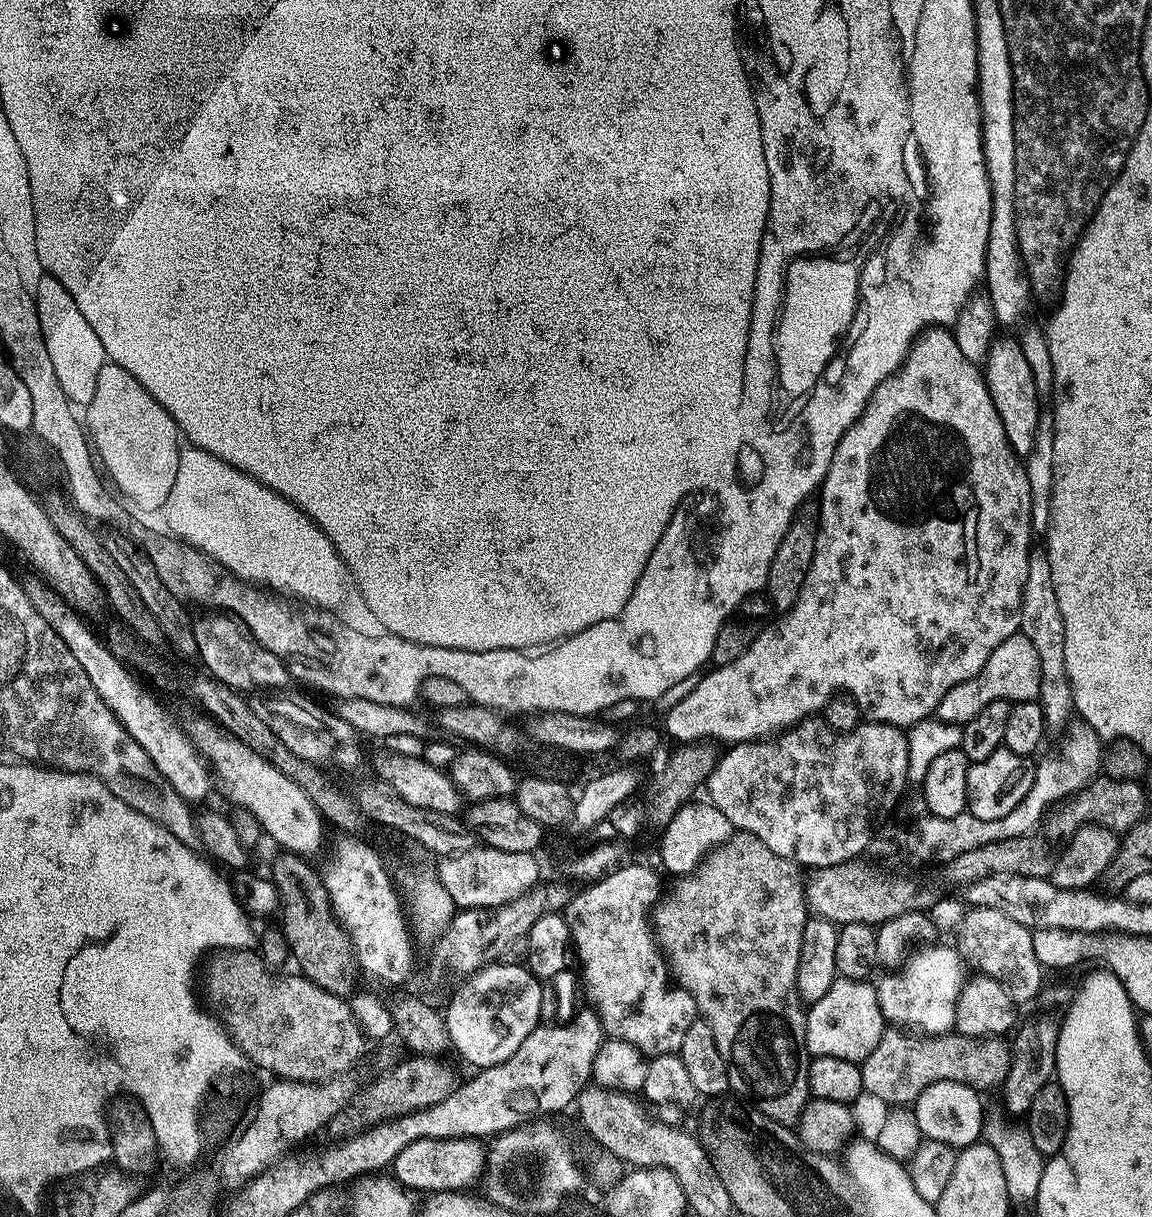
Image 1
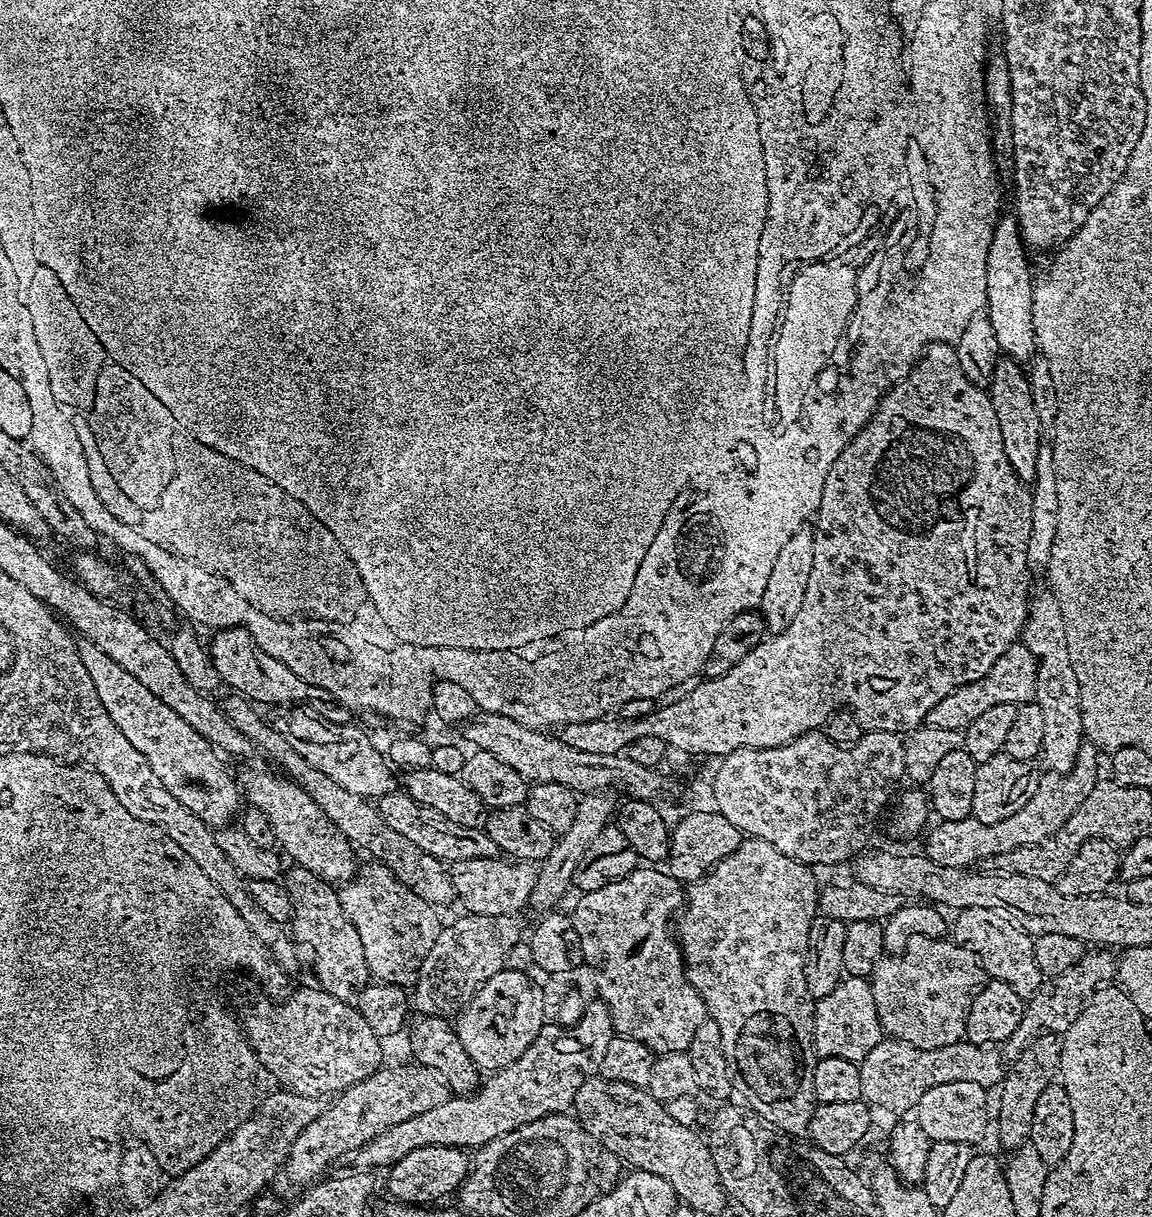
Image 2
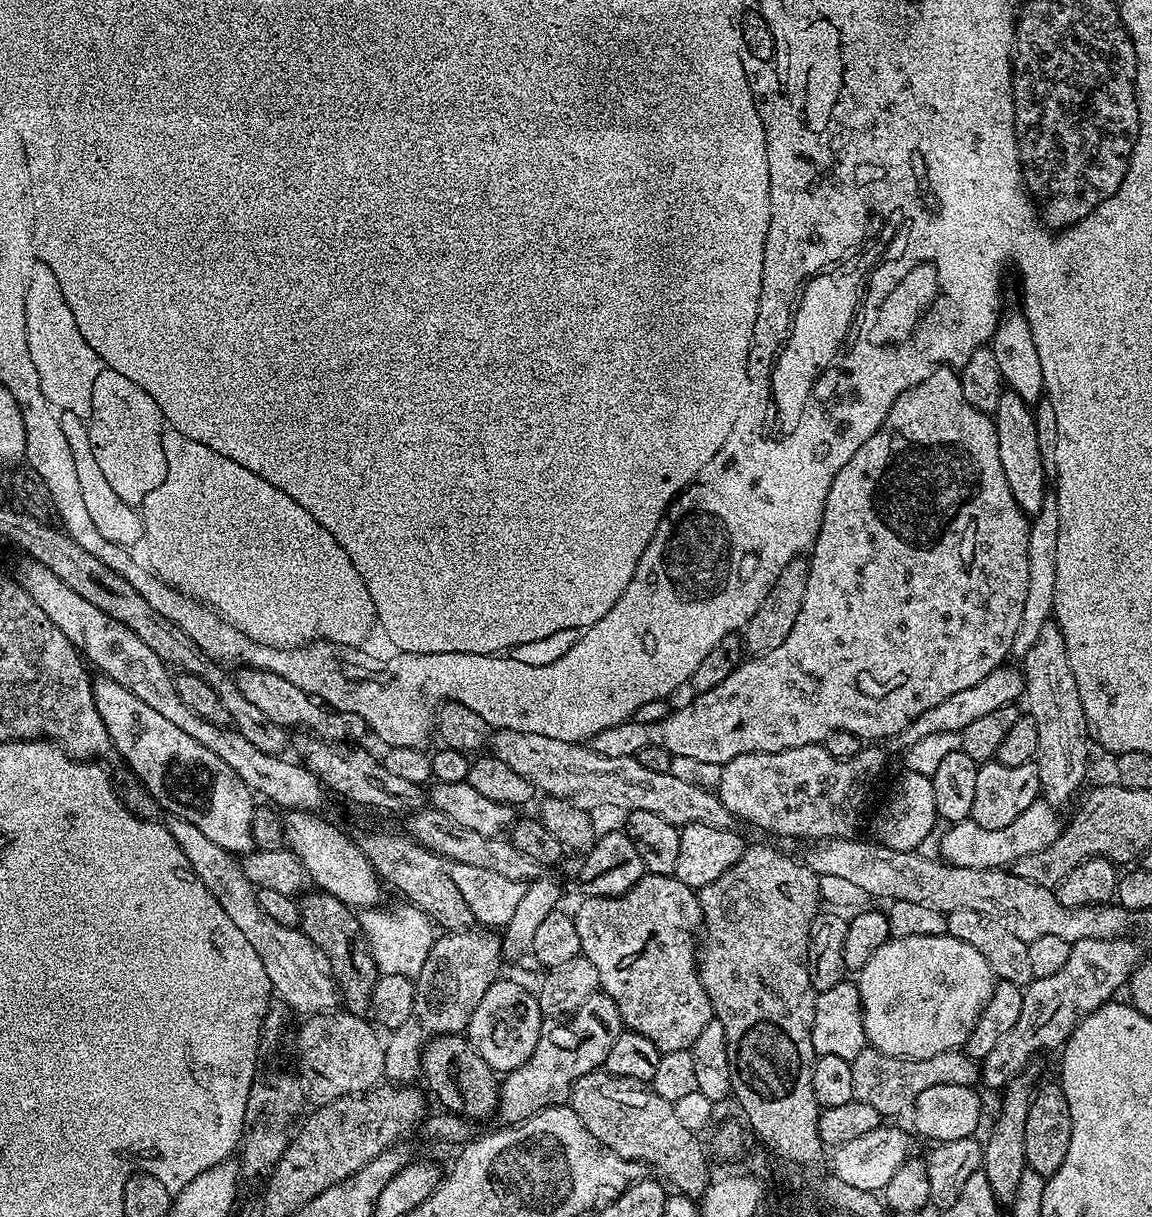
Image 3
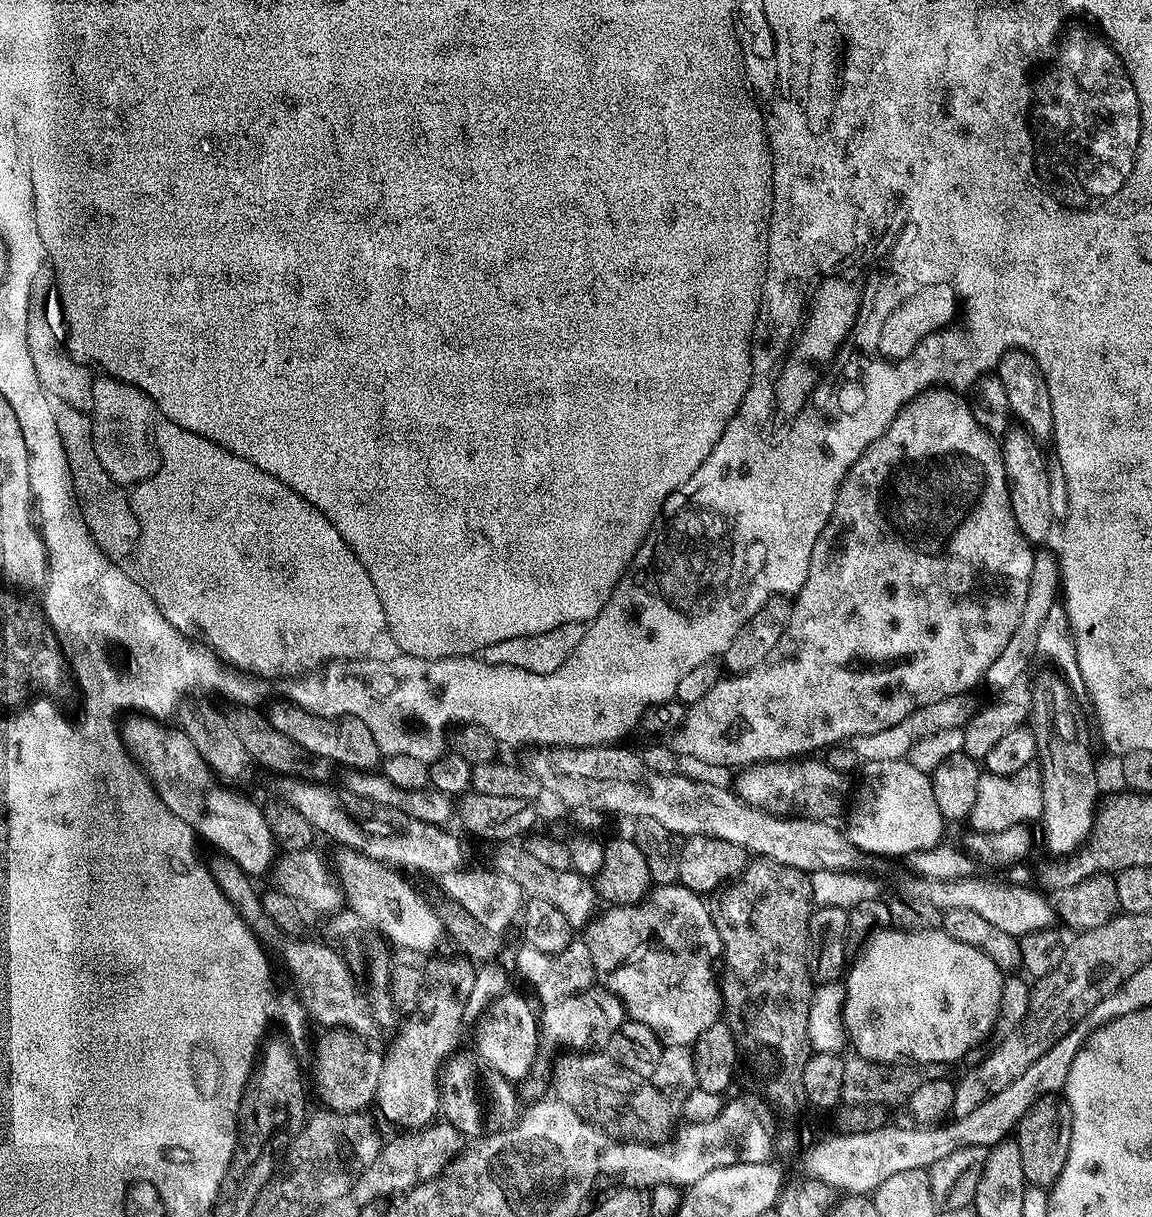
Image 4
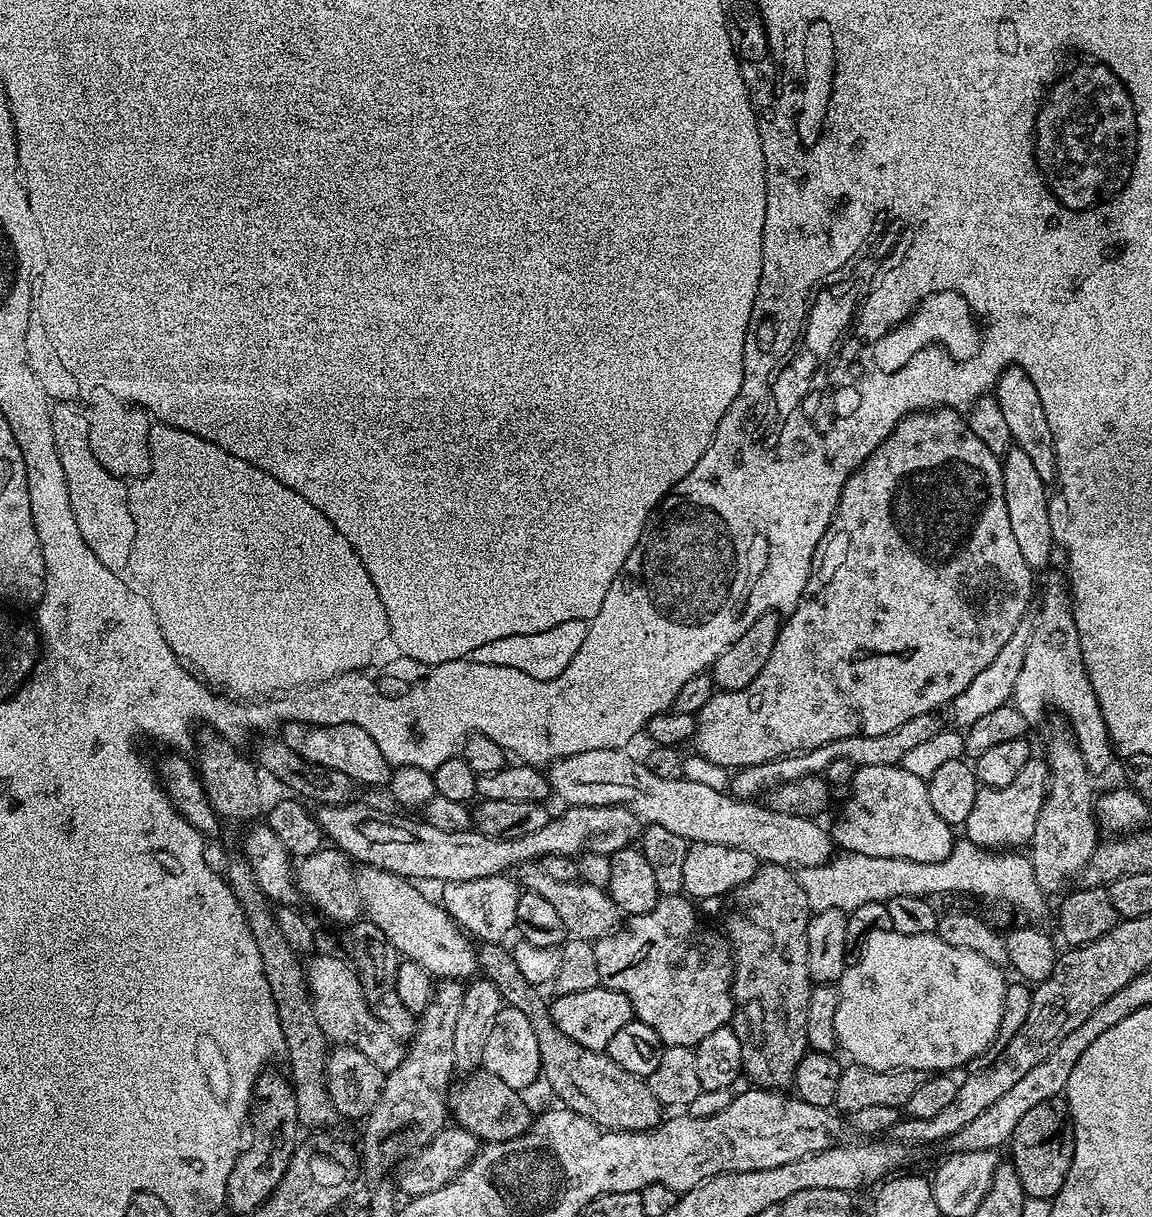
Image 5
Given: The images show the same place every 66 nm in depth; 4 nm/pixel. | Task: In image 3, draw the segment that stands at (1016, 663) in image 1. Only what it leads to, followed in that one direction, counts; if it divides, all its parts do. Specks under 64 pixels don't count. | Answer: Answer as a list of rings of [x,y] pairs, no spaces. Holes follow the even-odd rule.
[[[1001,666],[994,669],[990,674],[986,674],[986,678],[982,678],[982,682],[978,682],[978,686],[970,686],[970,690],[958,690],[958,694],[950,694],[950,698],[938,702],[938,706],[930,706],[926,714],[918,714],[918,718],[914,718],[910,726],[906,726],[895,736],[894,744],[897,744],[898,749],[905,750],[916,740],[930,734],[946,731],[960,733],[966,730],[966,726],[970,726],[970,722],[990,714],[990,710],[998,710],[1007,704],[1016,704],[1024,694],[1024,673],[1019,667],[1008,667]]]

